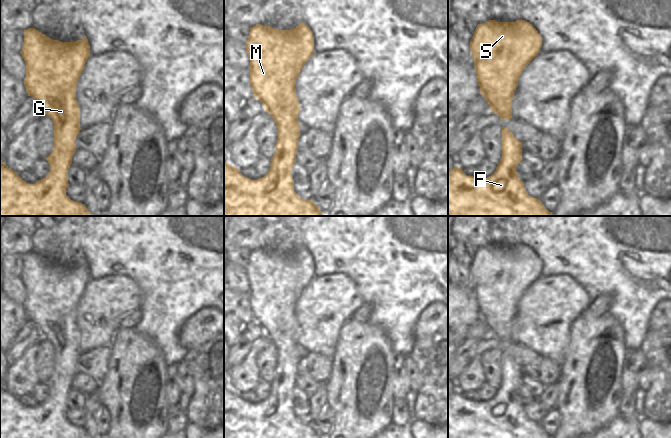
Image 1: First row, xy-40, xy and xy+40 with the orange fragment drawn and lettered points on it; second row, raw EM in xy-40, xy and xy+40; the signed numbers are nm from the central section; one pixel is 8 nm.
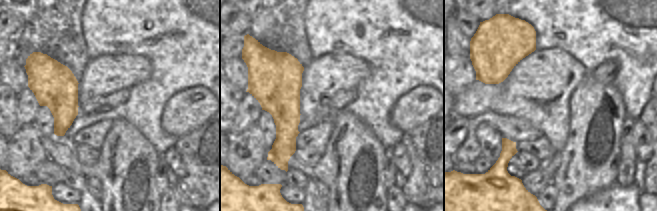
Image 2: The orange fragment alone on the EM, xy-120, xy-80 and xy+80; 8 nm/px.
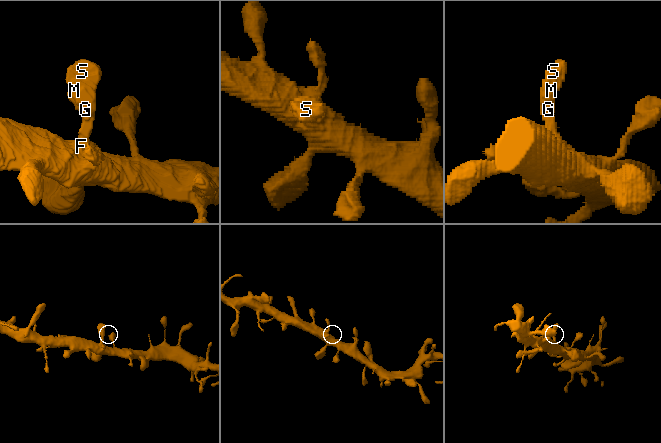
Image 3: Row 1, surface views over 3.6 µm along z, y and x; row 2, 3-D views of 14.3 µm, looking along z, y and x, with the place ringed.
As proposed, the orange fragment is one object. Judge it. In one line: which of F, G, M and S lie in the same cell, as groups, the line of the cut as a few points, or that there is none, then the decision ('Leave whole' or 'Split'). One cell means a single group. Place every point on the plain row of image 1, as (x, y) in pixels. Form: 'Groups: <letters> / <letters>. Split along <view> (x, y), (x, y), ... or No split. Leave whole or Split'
Groups: F G M S. No split. Leave whole

